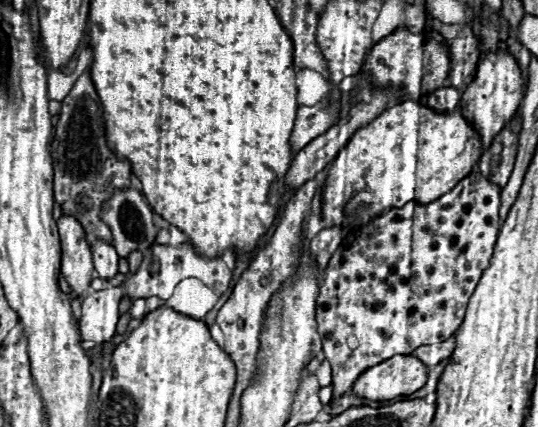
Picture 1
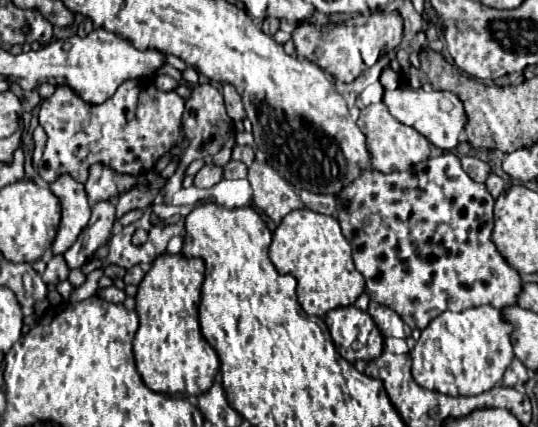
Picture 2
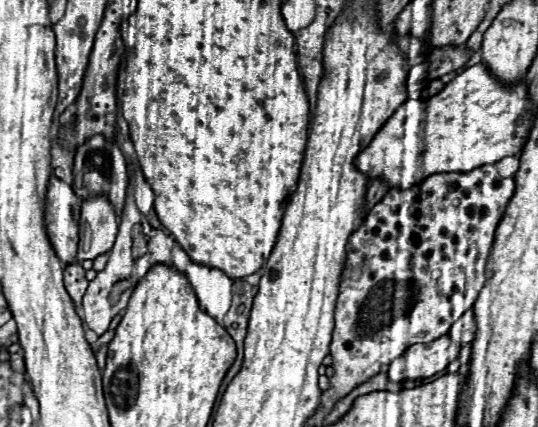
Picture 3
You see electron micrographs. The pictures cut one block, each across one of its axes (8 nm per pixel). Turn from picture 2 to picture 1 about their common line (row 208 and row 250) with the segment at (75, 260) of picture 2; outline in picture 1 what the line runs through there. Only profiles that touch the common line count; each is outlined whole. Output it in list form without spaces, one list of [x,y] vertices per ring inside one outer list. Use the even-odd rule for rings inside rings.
[[[94,240],[92,244],[92,256],[94,256],[94,268],[100,278],[112,278],[118,274],[118,254],[110,242]]]

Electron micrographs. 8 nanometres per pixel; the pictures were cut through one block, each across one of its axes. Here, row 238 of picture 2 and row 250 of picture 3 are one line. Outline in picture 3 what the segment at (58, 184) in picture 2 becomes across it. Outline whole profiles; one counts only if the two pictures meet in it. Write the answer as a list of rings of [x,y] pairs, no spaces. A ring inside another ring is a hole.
[[[50,176],[50,186],[46,188],[46,206],[44,206],[44,224],[48,238],[60,258],[60,262],[74,264],[78,248],[78,220],[80,206],[78,196],[68,184]]]

